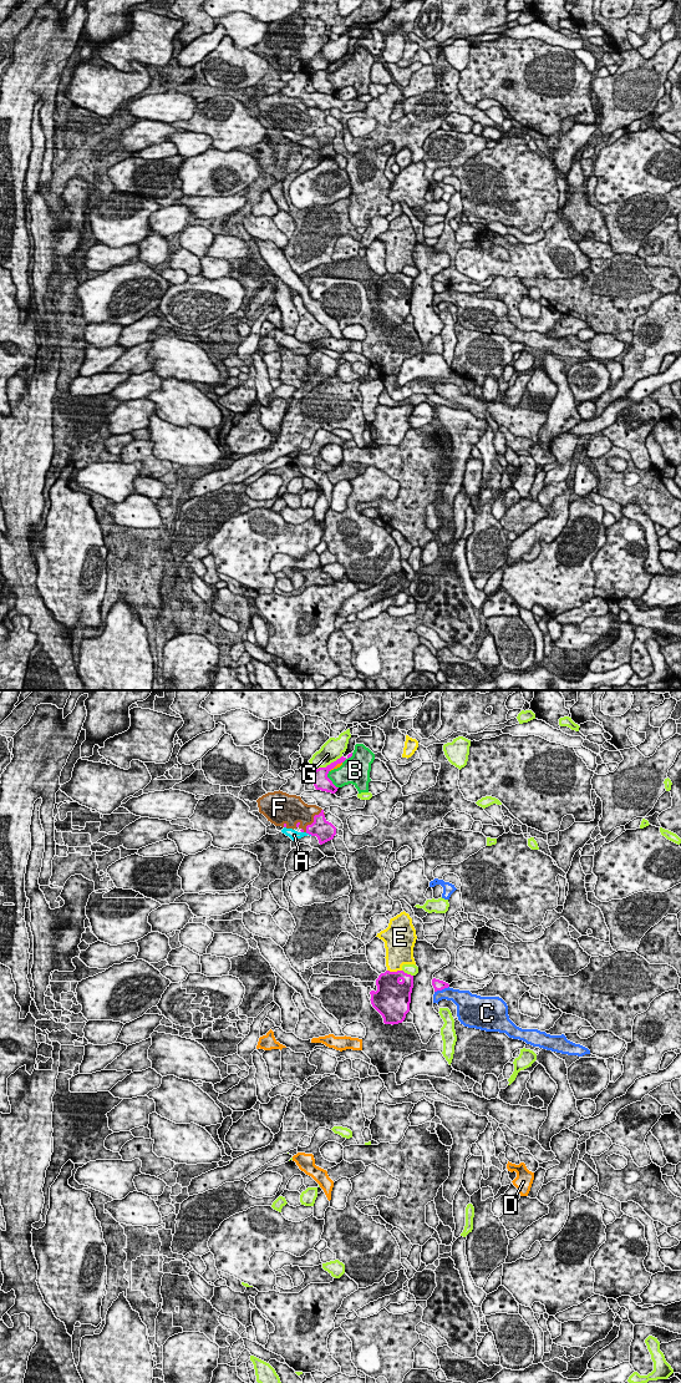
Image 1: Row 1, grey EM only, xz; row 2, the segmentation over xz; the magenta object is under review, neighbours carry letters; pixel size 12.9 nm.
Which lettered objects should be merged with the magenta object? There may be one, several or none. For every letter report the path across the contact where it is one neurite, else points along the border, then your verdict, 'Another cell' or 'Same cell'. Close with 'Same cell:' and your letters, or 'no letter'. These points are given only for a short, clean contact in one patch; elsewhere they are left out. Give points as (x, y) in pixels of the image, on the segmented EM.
A: Another cell
B: Another cell
C: Another cell
D: Another cell
E: Another cell
F: Same cell
G: Another cell
Same cell: F

